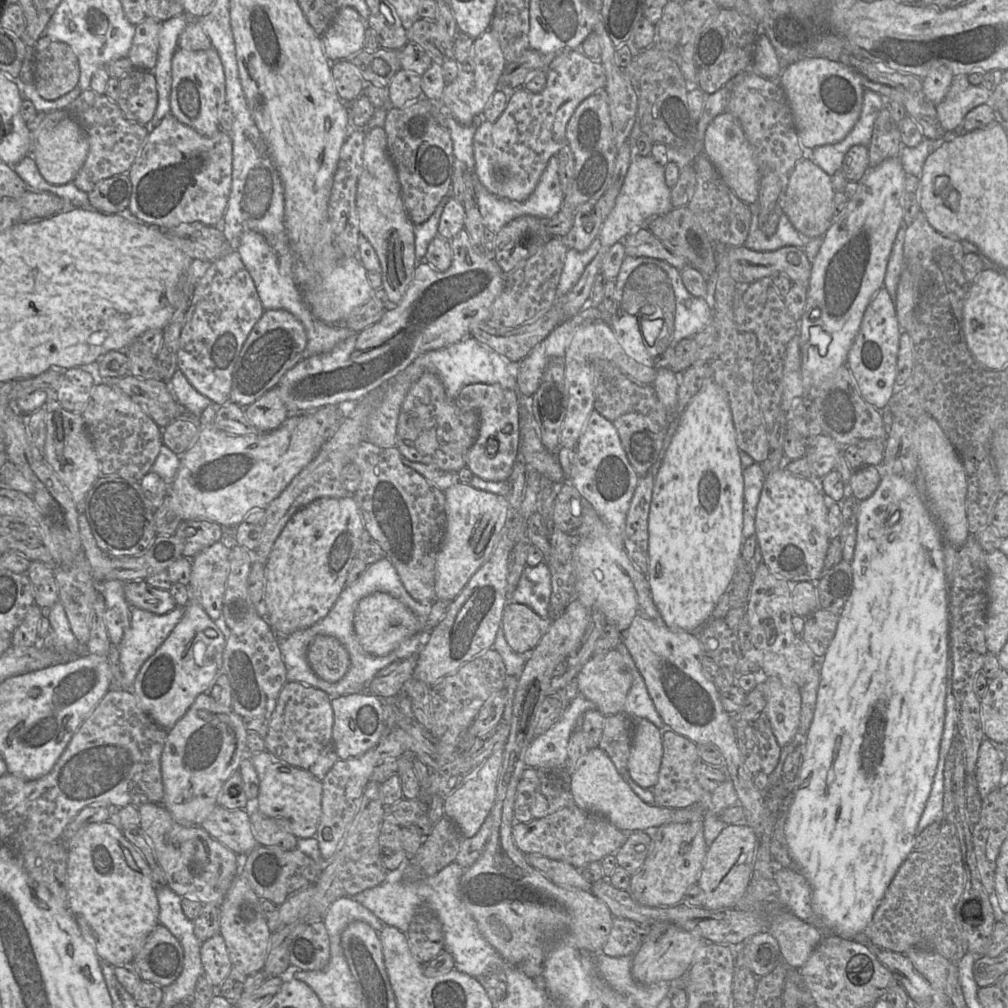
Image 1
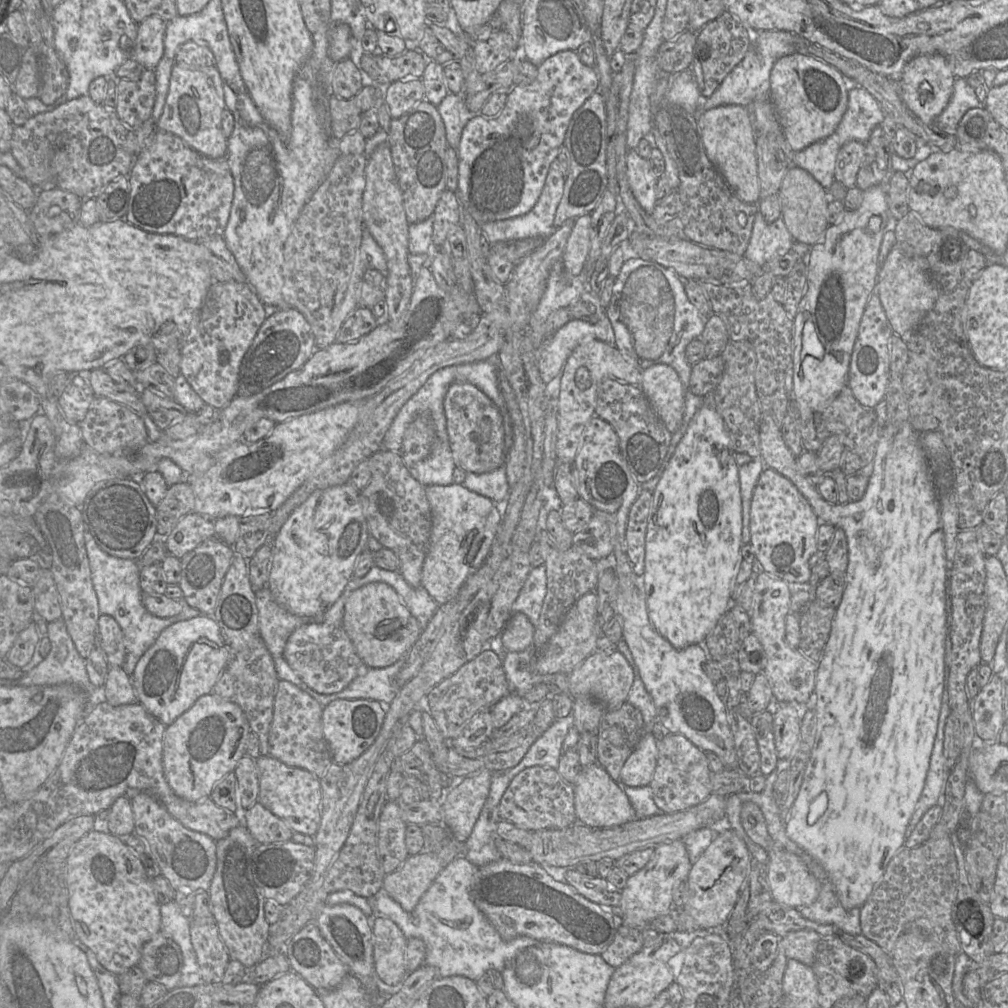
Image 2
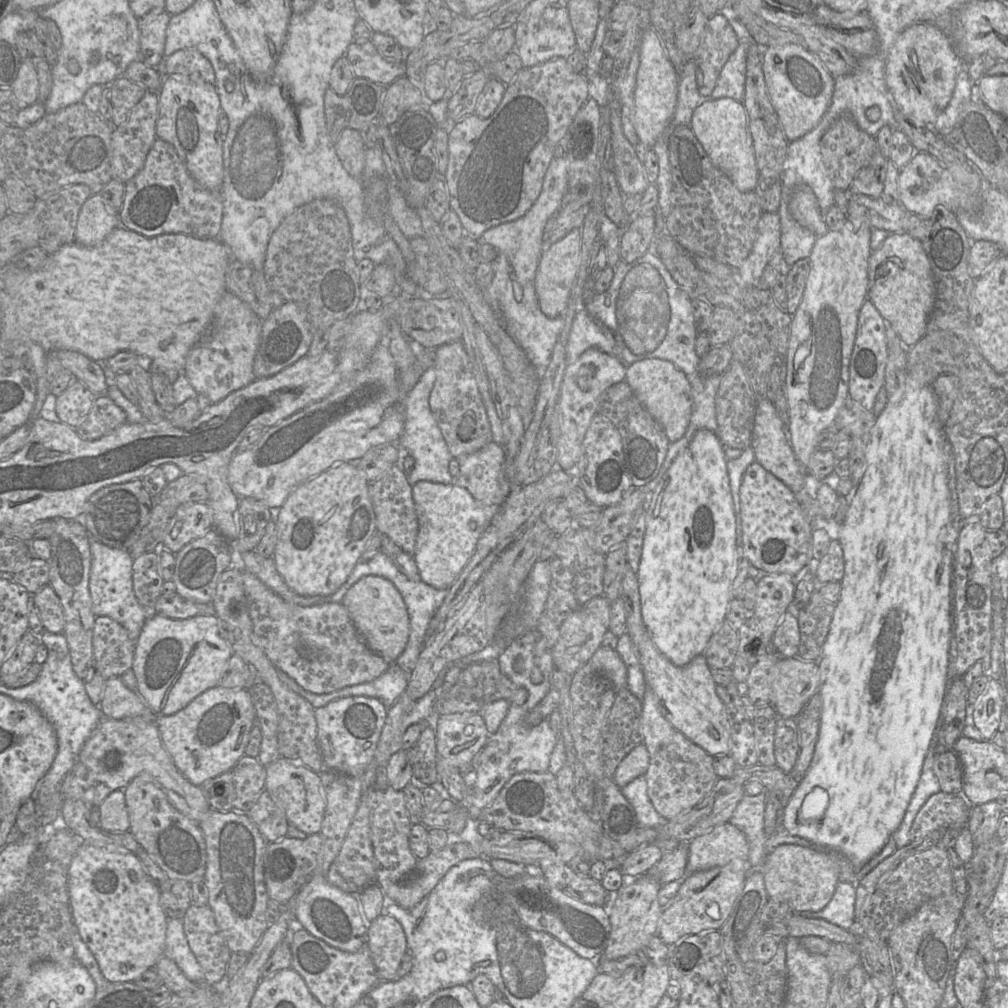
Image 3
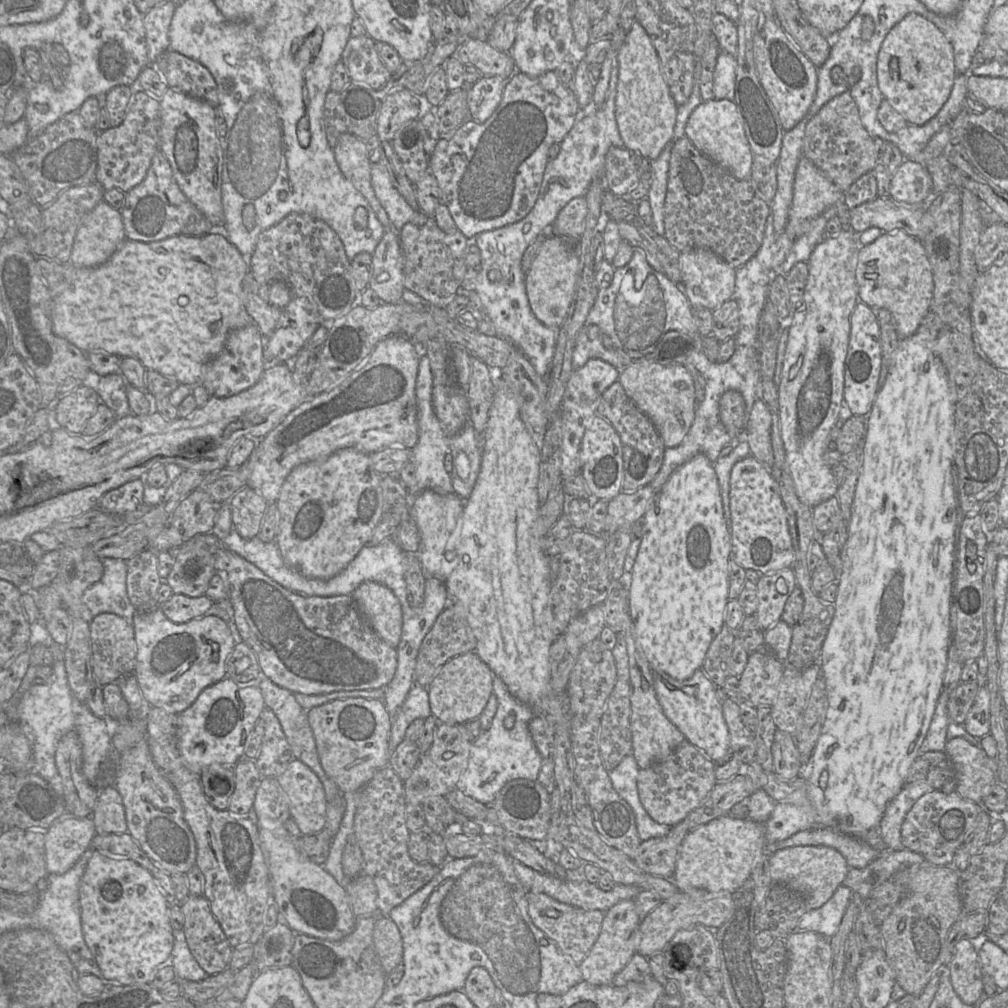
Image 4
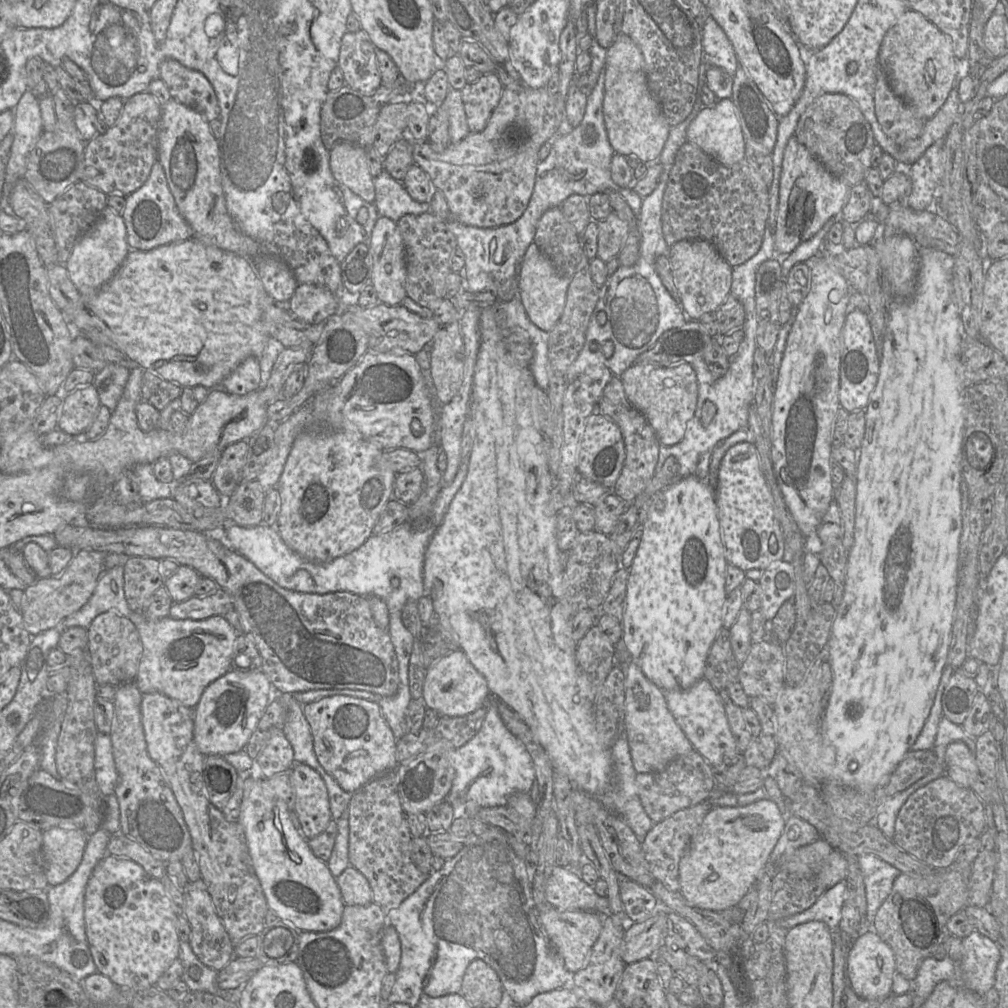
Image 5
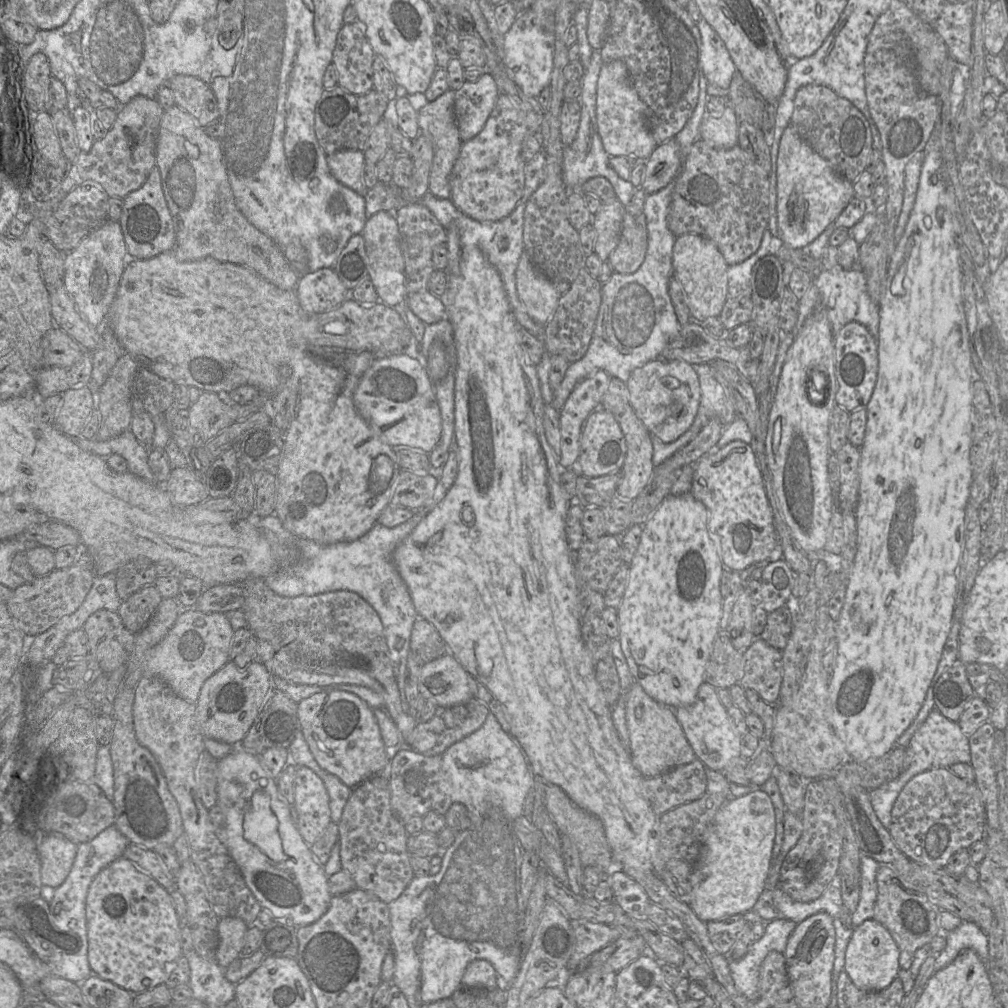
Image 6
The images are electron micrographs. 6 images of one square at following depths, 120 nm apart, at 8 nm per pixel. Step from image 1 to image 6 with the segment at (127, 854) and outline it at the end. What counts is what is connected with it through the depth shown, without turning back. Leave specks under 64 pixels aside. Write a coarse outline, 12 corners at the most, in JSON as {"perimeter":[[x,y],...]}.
{"perimeter":[[119,857],[86,899],[93,974],[134,994],[183,955],[170,893]]}

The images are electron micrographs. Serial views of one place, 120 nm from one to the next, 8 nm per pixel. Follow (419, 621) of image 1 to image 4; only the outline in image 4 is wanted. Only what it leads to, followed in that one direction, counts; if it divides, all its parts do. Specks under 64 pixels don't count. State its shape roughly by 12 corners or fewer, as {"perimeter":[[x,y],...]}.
{"perimeter":[[374,581],[351,594],[374,631],[397,649],[403,613],[391,589]]}

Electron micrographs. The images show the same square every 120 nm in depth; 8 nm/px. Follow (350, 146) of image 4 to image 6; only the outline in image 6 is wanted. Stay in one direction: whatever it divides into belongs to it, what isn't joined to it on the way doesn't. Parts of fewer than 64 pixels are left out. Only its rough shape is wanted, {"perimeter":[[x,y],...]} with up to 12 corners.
{"perimeter":[[361,150],[327,156],[332,176],[363,197],[365,164]]}

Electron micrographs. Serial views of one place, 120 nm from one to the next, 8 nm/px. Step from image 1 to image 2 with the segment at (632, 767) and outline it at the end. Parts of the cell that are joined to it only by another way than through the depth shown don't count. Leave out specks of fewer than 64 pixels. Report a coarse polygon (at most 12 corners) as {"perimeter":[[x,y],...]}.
{"perimeter":[[647,730],[621,769],[630,787],[650,784],[658,737]]}

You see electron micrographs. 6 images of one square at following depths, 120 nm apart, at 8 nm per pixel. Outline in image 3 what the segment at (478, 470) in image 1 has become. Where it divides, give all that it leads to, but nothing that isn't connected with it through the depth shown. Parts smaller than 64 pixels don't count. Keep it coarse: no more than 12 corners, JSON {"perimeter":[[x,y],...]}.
{"perimeter":[[462,341],[437,347],[429,405],[451,455],[491,425]]}

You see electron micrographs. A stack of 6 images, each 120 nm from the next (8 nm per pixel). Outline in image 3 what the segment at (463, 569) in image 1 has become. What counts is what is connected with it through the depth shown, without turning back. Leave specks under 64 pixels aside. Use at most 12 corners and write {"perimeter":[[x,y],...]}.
{"perimeter":[[419,481],[414,559],[449,589],[500,506]]}

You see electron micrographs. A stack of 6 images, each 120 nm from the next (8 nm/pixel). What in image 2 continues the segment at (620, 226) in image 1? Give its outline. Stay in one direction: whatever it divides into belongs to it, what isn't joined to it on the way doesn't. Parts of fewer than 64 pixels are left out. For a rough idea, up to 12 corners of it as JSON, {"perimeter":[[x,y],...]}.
{"perimeter":[[626,154],[626,175],[641,208],[651,214],[657,202],[648,159]]}

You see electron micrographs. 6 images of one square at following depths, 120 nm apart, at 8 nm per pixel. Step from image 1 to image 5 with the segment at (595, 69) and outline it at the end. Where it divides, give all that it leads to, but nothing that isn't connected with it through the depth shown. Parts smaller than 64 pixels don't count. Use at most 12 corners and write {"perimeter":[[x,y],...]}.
{"perimeter":[[546,87],[504,88],[484,130],[412,157],[450,217],[518,220],[561,117]]}

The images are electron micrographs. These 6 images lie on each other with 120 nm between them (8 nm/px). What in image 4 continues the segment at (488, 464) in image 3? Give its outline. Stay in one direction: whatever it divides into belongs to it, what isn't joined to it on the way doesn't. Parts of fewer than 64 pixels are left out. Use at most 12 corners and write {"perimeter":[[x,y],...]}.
{"perimeter":[[471,422],[449,439],[454,493],[467,500],[484,437]]}

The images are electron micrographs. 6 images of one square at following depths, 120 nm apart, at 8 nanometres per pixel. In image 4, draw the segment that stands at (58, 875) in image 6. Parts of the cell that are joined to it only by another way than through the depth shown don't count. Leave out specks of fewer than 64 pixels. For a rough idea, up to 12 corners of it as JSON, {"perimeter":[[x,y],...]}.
{"perimeter":[[60,817],[45,831],[48,873],[68,871],[91,847],[91,817]]}

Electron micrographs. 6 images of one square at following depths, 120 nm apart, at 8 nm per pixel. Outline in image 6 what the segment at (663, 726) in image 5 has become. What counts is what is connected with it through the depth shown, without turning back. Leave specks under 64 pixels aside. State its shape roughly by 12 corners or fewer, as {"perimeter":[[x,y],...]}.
{"perimeter":[[636,681],[625,694],[632,763],[644,778],[696,759],[674,708]]}

